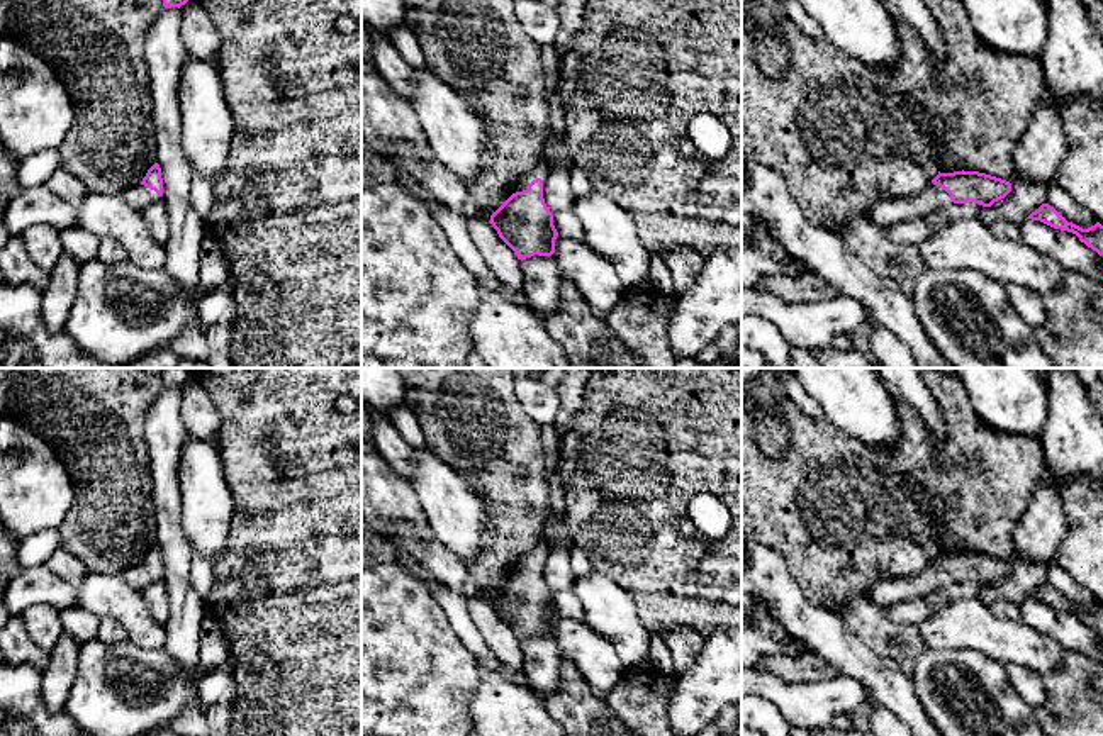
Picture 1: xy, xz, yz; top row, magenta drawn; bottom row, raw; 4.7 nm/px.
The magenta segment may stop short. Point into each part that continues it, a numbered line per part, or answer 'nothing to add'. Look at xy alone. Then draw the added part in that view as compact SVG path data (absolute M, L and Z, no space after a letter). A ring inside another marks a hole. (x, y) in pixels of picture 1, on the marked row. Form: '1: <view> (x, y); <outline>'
1: xy (139, 197); M136 185L129 188L122 198L132 205L136 210L143 212L146 207L149 207L156 198L158 193L151 188L146 188L144 185Z

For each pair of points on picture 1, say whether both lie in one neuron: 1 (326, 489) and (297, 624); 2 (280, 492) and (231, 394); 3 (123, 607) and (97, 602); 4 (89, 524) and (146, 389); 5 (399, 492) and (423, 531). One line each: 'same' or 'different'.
1: same
2: same
3: same
4: same
5: same

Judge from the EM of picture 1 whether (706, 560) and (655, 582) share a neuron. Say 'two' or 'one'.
one

